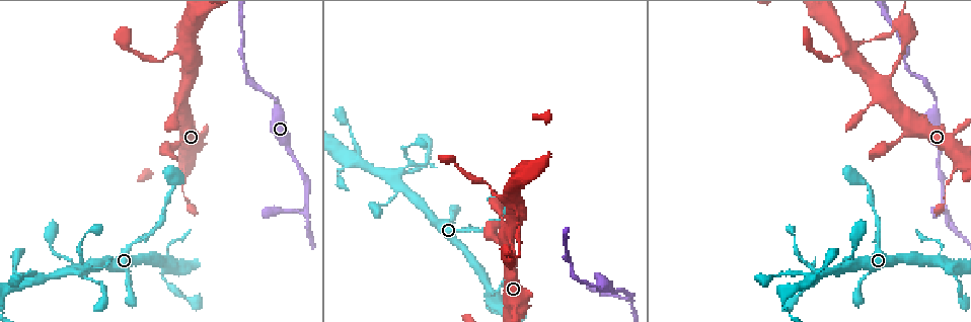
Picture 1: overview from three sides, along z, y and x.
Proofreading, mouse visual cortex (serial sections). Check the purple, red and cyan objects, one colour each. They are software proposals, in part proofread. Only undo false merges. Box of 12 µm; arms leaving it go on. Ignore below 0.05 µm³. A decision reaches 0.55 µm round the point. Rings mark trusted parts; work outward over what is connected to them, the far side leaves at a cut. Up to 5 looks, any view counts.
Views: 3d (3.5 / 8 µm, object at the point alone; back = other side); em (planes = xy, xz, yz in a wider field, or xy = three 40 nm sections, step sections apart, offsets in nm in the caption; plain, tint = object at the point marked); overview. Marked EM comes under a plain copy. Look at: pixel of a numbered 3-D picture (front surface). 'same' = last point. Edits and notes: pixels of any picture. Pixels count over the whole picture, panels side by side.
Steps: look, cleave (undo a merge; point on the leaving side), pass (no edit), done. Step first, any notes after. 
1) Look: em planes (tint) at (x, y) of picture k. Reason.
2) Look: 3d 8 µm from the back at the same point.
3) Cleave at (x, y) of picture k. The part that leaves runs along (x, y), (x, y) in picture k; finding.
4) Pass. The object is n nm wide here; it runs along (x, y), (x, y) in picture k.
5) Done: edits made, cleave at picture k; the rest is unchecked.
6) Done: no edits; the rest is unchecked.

Look: em xy step 5 (tint) at (628, 299) of picture 1. Two arms in line, one across.

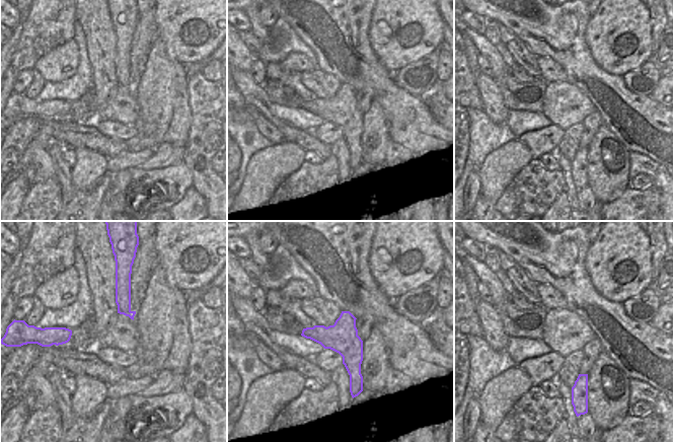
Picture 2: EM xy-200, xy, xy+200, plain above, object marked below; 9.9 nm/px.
Look: 3d 3.5 µm at the same point.

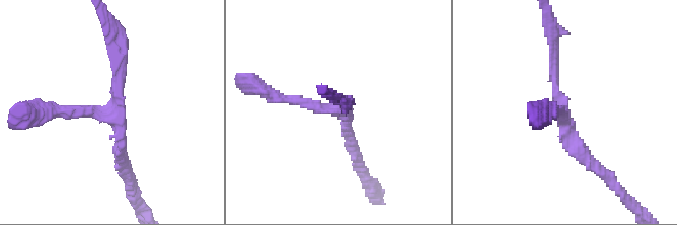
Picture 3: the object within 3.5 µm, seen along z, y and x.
Pass. 3 arms meet here; it runs along (114, 45), (118, 106), (52, 109) in picture 3; one cell here.

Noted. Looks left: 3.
Look: em xy step 1 (tint) at (843, 50) of picture 1. Sharp bend.

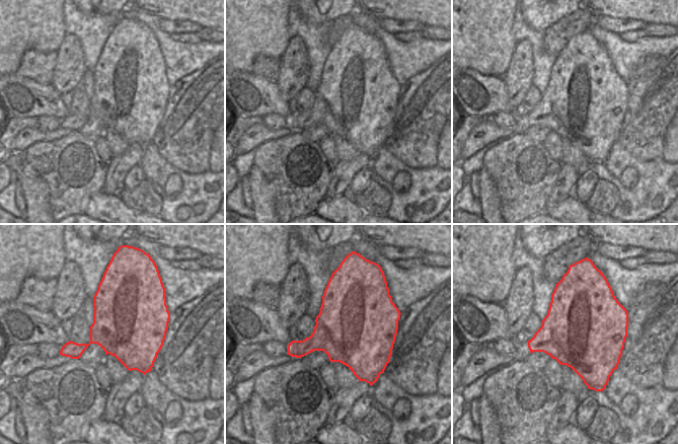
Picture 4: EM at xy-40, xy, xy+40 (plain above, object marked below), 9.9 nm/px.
Look: 3d 3.5 µm at the same point.

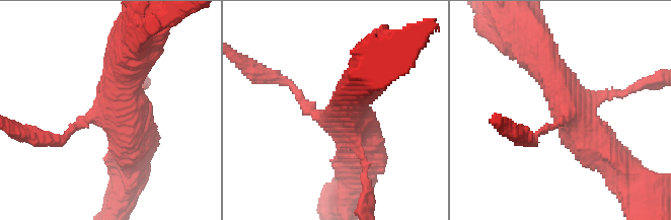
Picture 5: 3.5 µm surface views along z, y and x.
Pass. 4 arms meet here; it runs along (617, 162), (570, 116), (539, 57) in picture 5; continuous, no second cell.

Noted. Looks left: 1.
Done: no edits; the rest is unchecked.

